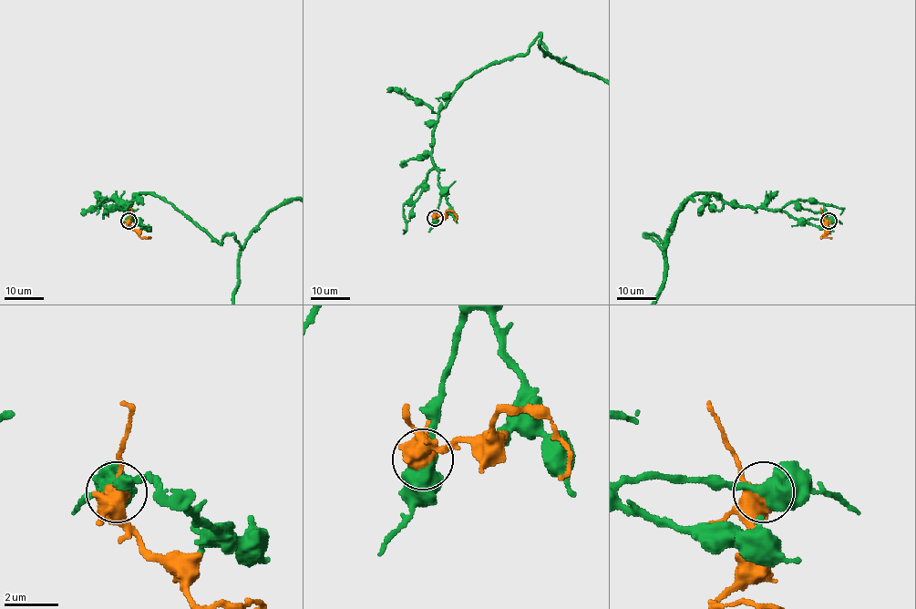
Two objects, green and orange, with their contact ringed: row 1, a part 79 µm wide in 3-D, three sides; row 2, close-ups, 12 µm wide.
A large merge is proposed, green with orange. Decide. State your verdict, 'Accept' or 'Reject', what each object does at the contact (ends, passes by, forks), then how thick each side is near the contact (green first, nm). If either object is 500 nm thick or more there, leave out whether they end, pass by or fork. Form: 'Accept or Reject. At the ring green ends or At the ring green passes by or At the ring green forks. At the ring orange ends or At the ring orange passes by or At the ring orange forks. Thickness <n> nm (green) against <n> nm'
Reject. Thickness 600 nm (green) against 600 nm

